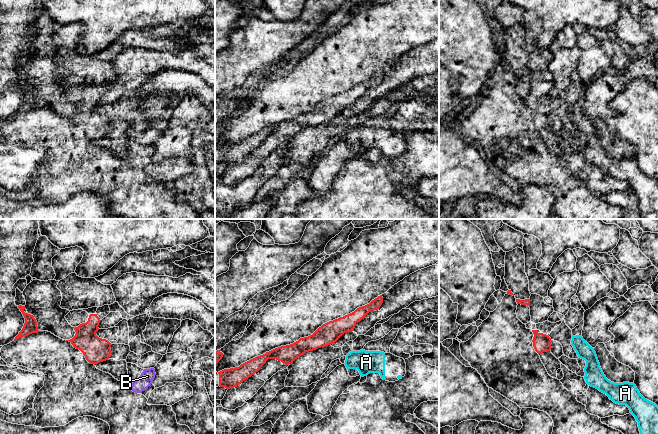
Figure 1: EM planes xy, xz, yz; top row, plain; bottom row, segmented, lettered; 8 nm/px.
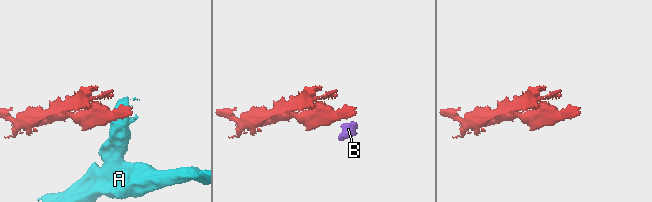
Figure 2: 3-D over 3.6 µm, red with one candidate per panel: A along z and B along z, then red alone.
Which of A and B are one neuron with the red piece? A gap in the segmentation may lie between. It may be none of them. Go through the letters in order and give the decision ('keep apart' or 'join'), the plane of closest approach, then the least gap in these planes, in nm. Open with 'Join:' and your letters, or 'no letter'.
Join: no letter
A: keep apart | xz | 140 nm
B: keep apart | xy | 280 nm

